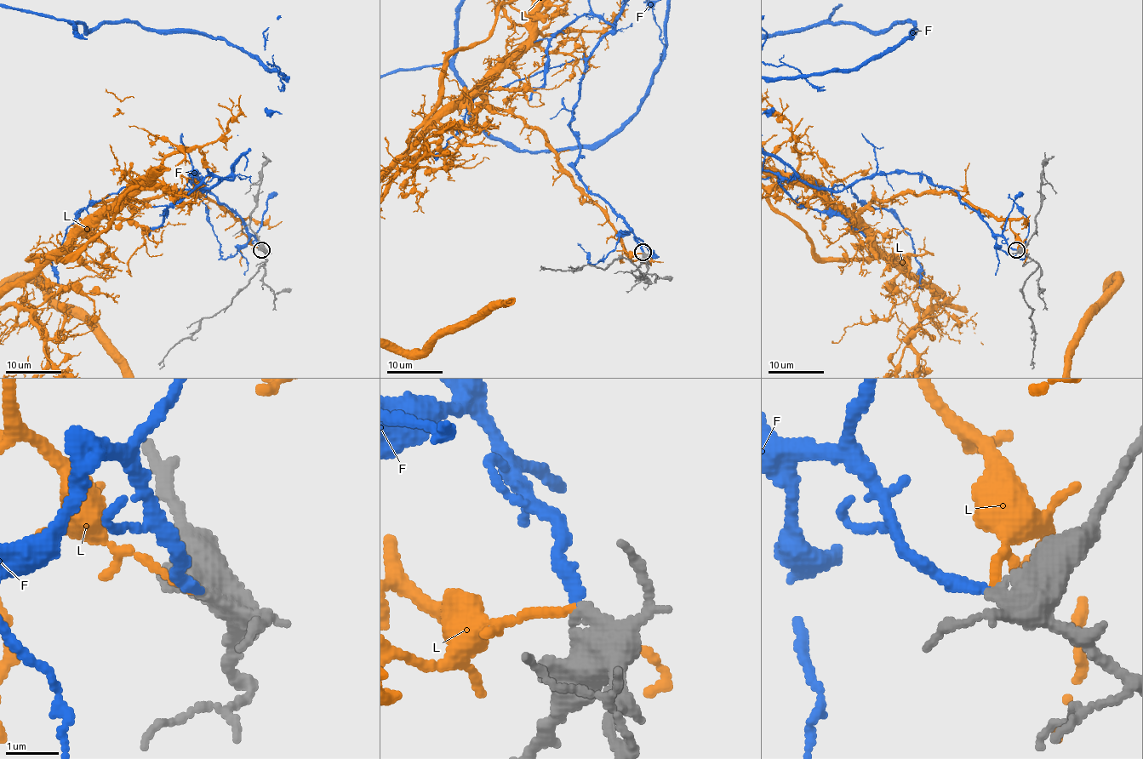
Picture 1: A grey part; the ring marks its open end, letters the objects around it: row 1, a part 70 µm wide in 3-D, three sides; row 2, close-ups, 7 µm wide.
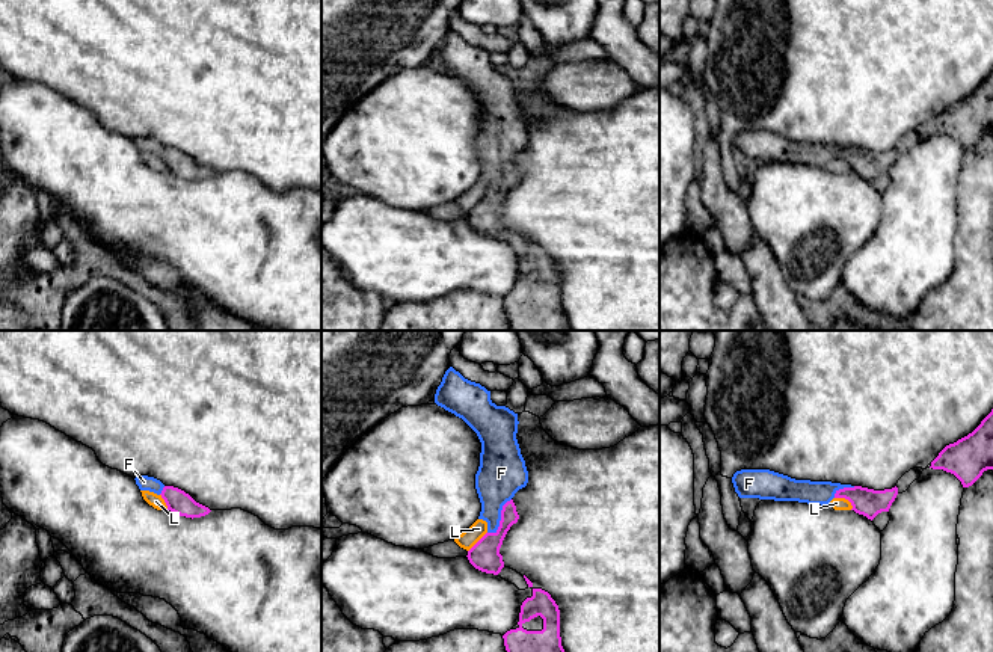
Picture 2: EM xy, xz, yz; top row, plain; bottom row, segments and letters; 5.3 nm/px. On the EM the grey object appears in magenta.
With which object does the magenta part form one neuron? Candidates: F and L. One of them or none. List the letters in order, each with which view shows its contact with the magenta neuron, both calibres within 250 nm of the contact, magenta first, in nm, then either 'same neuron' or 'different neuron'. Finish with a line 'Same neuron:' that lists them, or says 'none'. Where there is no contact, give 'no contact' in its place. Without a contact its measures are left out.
F: contact in xz; calibres 160 and 260 nm; same neuron
L: contact in yz; calibres 150 and 60 nm; different neuron
Same neuron: F

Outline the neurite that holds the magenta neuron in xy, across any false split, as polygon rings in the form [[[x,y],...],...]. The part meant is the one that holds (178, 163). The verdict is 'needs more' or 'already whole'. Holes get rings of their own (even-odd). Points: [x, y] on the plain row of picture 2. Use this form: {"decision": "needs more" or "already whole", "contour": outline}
{"decision": "needs more", "contour": [[[148,137],[136,139],[136,146],[140,152],[149,152],[157,157],[160,157],[168,172],[186,178],[186,180],[201,180],[208,177],[211,172],[199,165],[196,165],[189,155],[184,152],[174,149],[174,148],[164,148],[160,142]]]}

